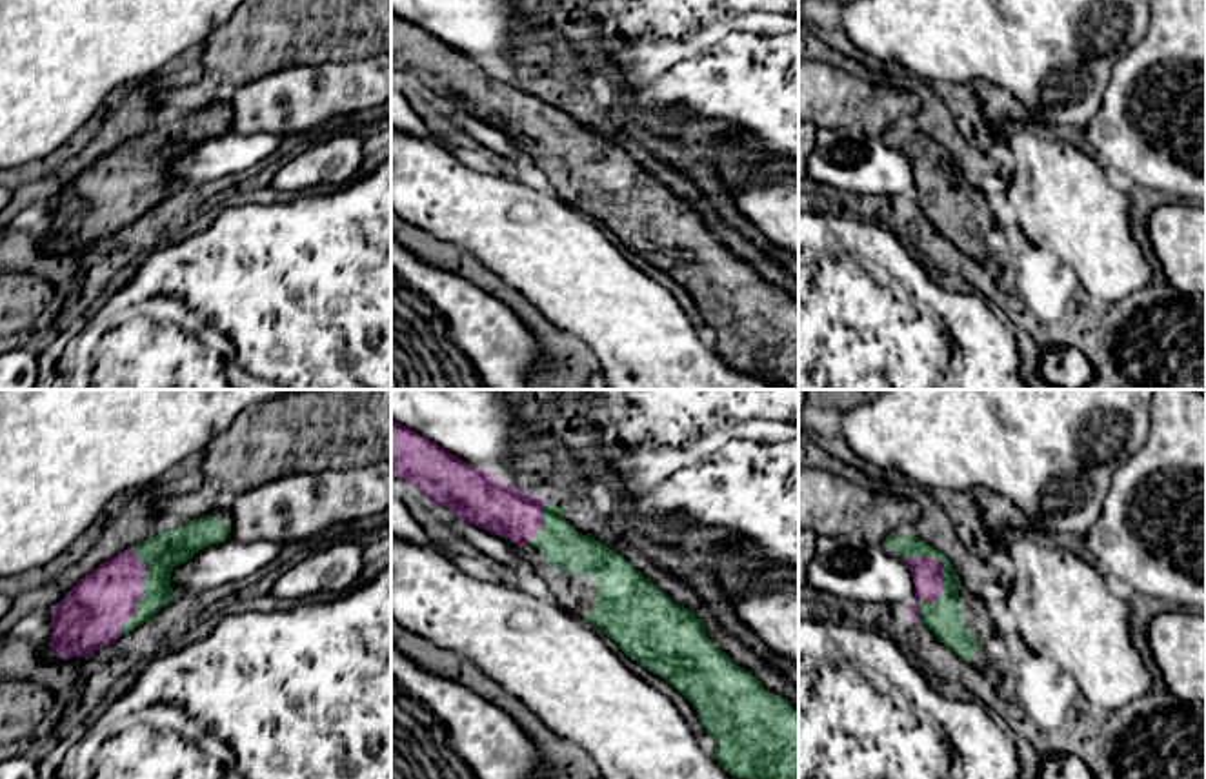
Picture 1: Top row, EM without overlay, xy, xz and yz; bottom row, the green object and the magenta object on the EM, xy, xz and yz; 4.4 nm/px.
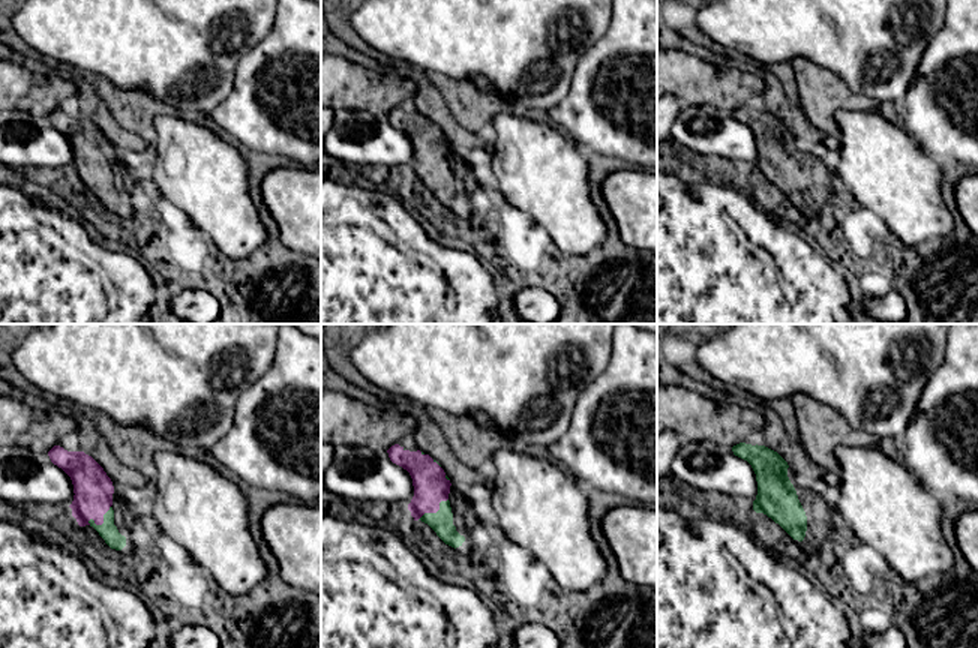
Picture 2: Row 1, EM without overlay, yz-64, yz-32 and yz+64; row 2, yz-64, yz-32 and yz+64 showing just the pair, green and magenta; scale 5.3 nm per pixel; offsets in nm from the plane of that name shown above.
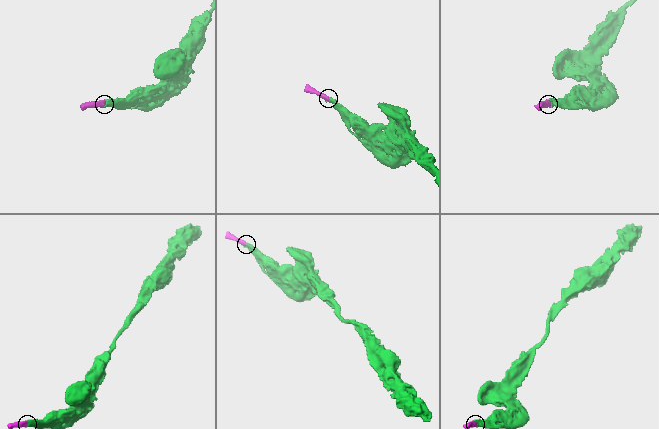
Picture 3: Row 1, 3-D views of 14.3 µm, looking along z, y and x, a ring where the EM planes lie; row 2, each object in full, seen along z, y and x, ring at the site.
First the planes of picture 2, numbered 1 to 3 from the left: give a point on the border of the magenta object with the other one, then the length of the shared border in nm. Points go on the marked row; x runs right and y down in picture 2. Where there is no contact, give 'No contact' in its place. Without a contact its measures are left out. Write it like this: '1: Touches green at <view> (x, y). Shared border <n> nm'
1: Touches green at yz-64 (104, 522). Shared border 160 nm
2: Touches green at yz-32 (434, 513). Shared border 200 nm
3: No contact

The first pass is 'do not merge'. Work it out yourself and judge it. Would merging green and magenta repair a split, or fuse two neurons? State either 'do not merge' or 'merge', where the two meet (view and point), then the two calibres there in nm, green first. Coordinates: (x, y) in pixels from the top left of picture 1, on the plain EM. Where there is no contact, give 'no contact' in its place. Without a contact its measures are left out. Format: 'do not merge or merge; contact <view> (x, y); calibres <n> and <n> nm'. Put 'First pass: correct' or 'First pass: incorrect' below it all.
merge; contact yz (941, 188); calibres 160 and 140 nm
First pass: incorrect

